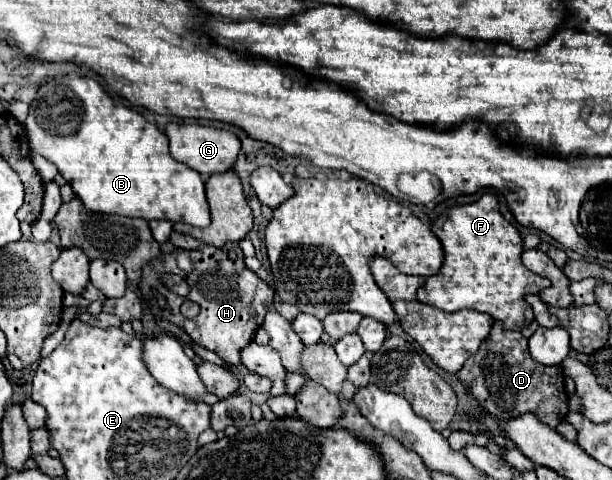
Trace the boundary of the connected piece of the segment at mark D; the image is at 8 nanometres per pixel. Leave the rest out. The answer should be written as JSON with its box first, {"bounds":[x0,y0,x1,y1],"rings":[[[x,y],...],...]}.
{"bounds":[456,321,570,429],"rings":[[[494,321],[478,353],[464,363],[456,377],[472,397],[472,405],[502,423],[524,413],[534,413],[542,423],[556,429],[570,411],[562,369],[536,363],[528,353],[528,339],[520,331],[504,329],[500,321]]]}

